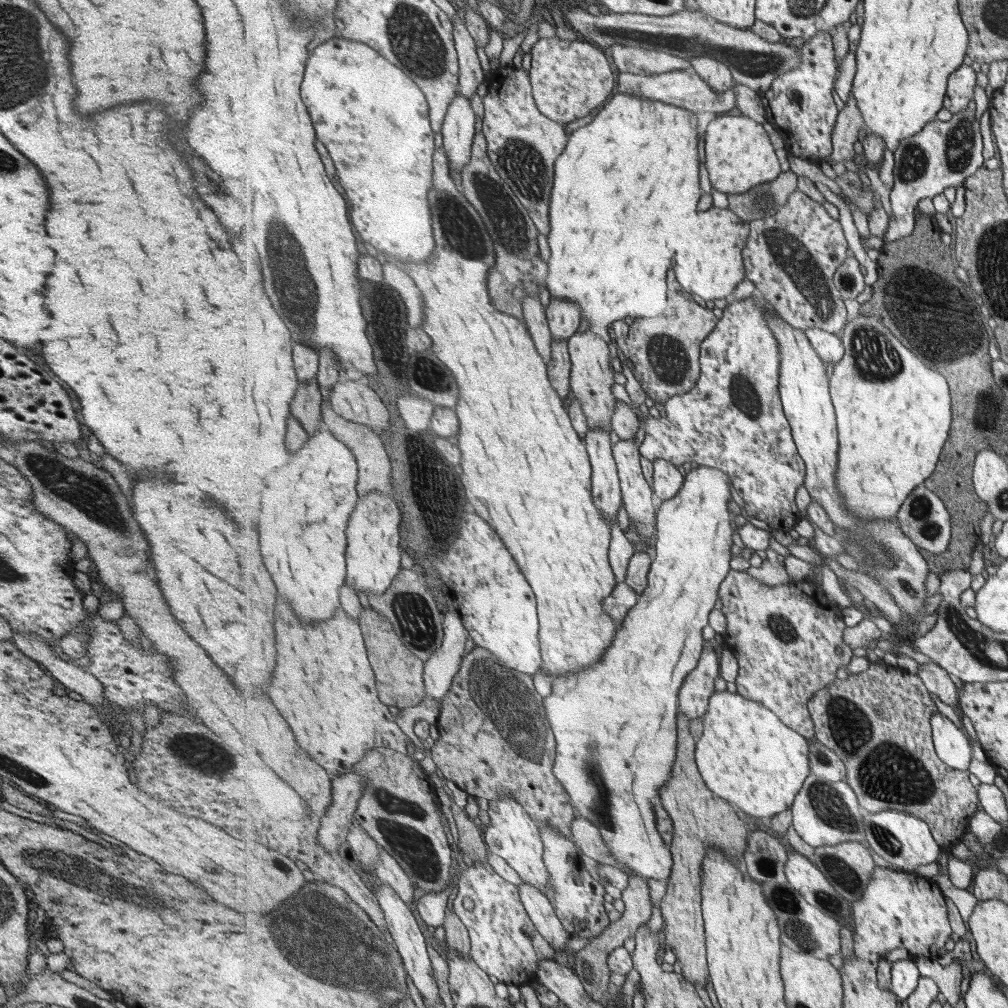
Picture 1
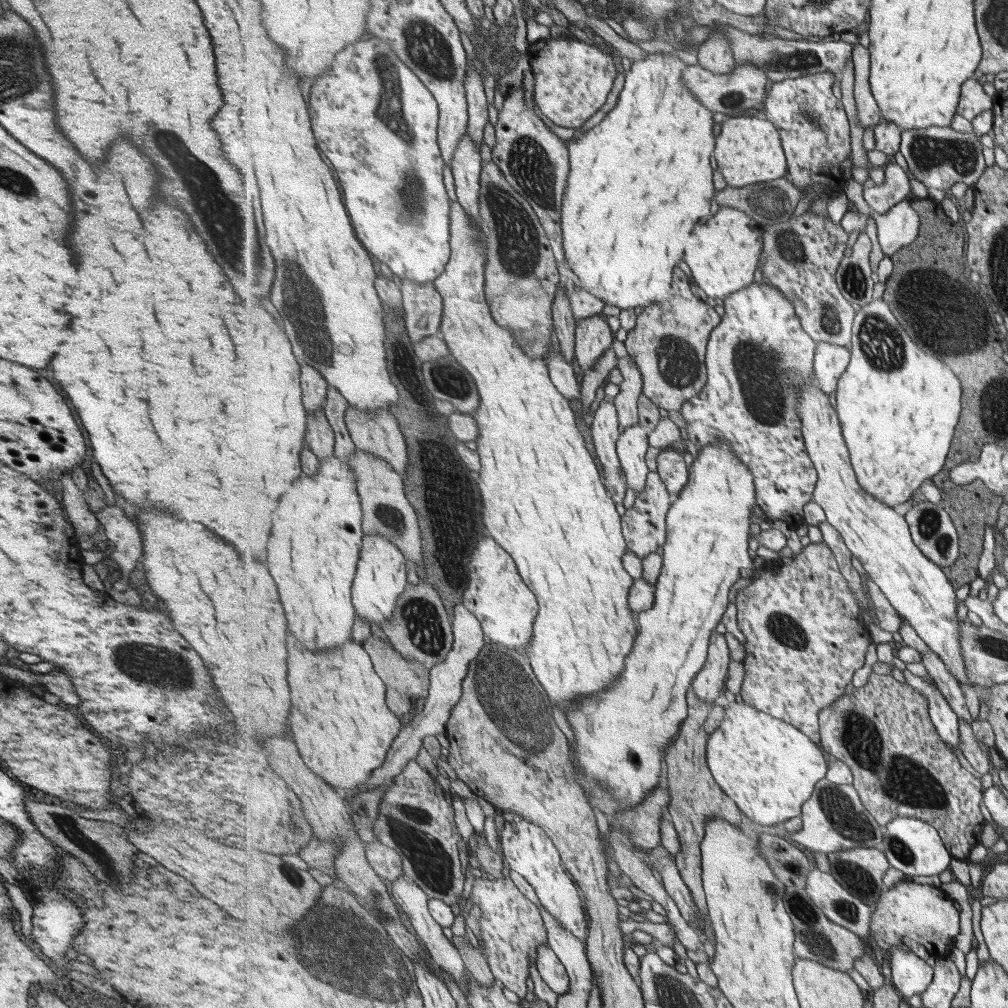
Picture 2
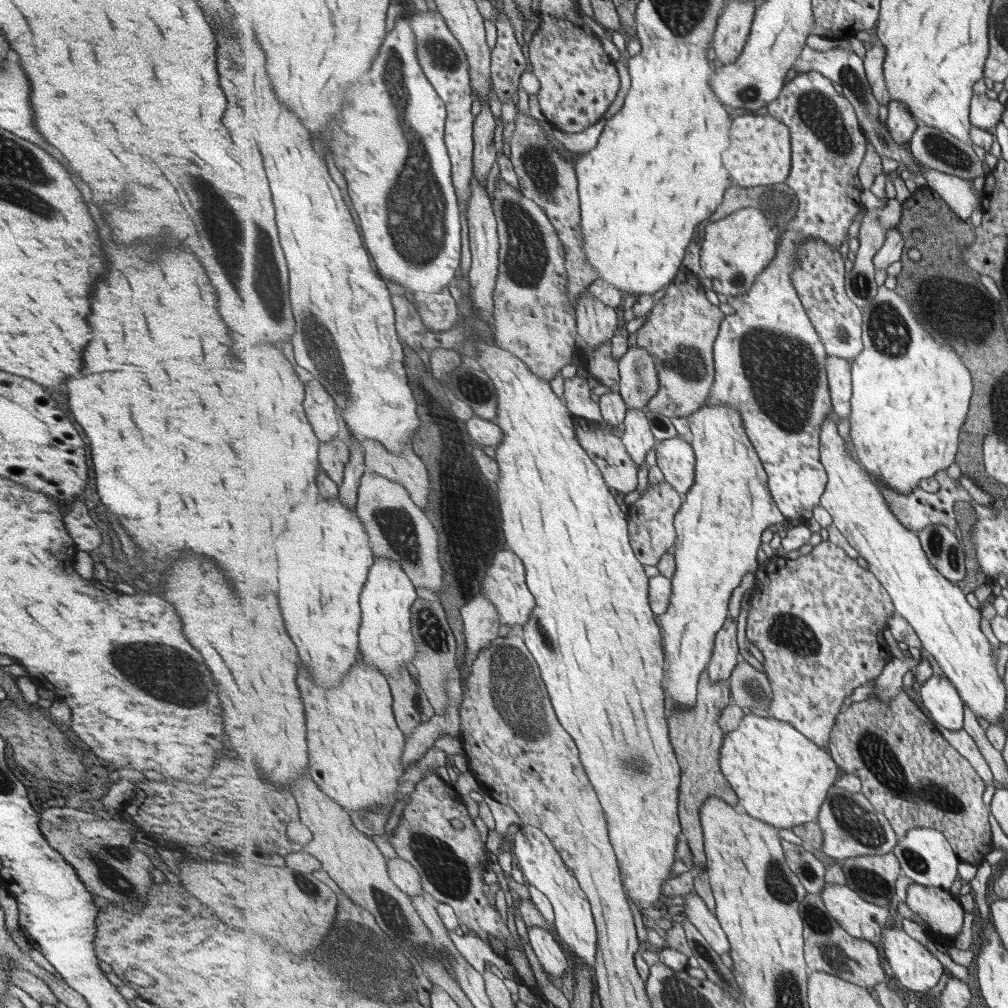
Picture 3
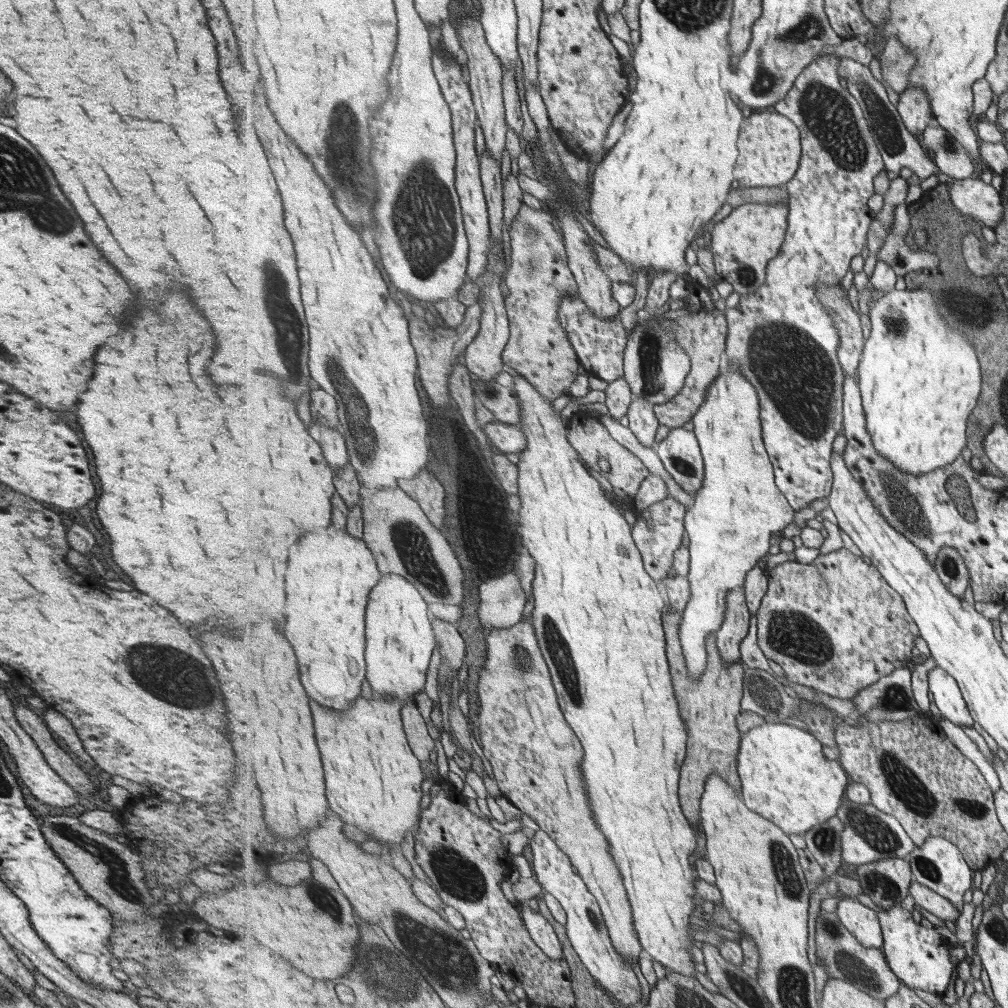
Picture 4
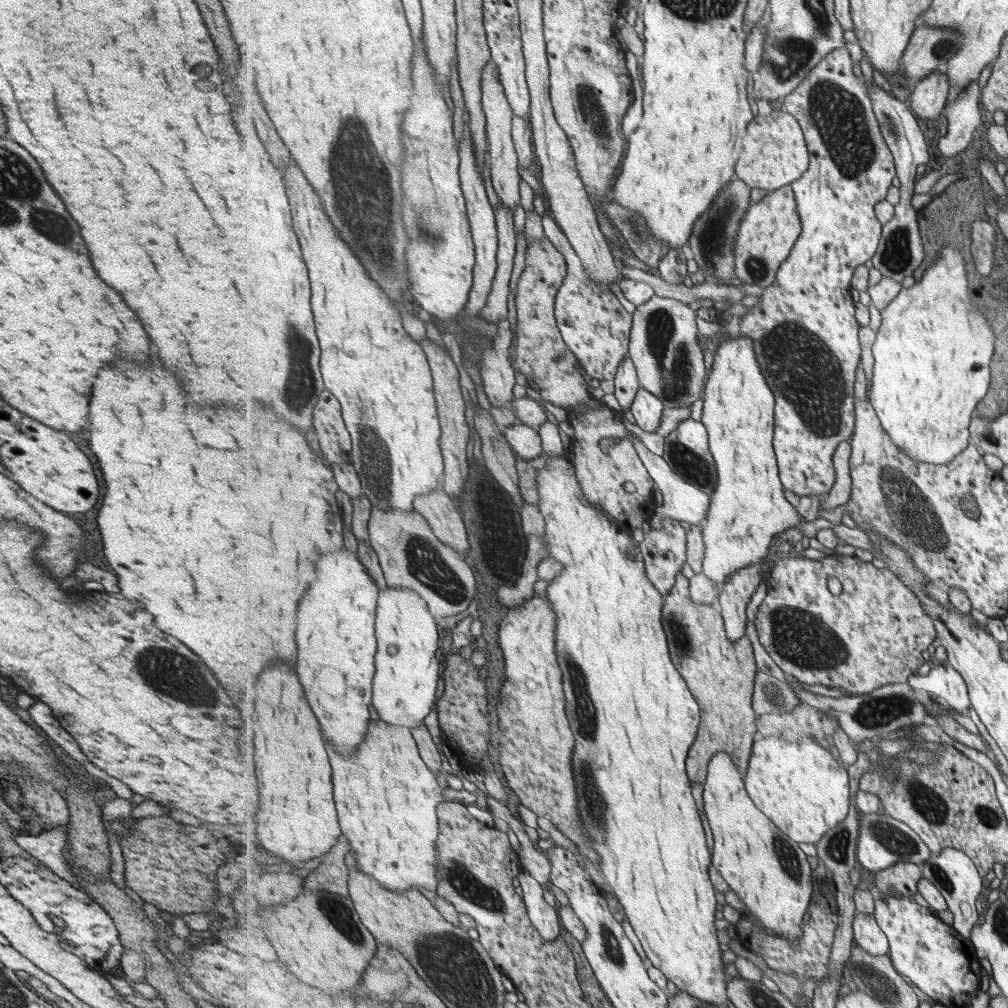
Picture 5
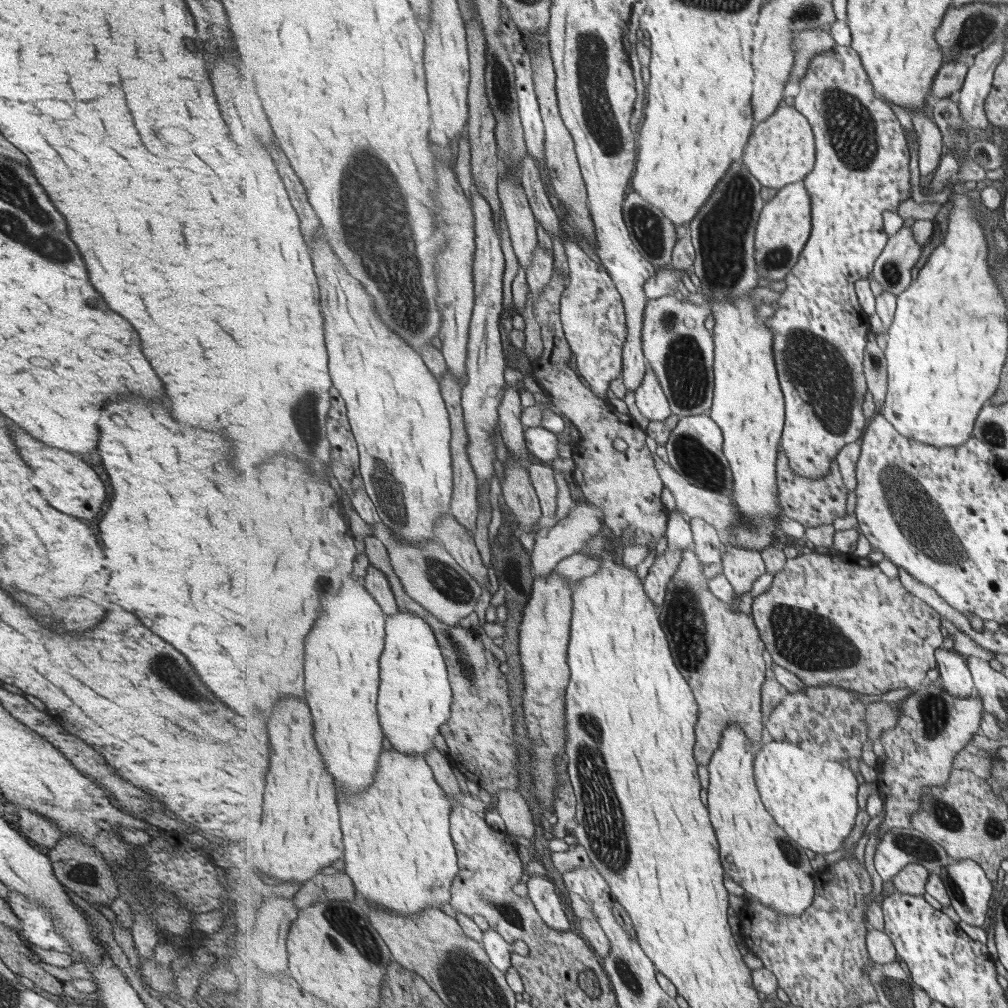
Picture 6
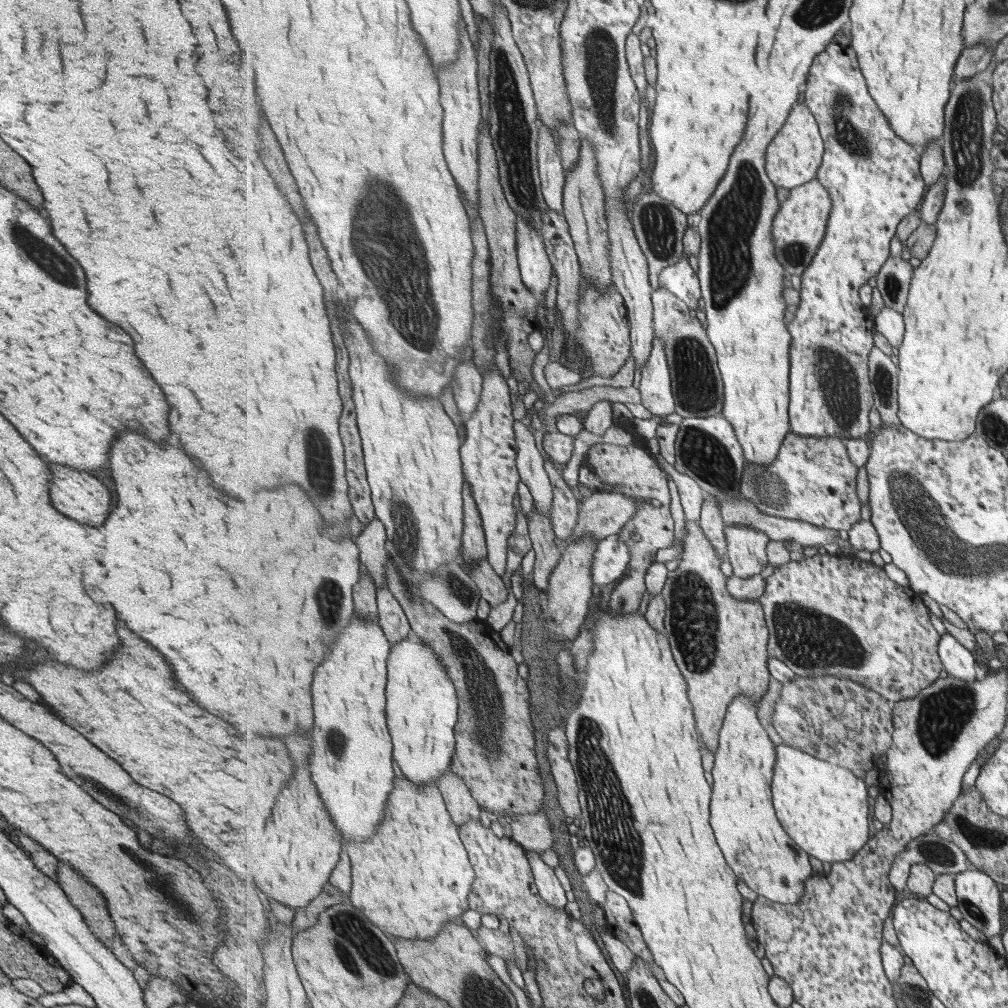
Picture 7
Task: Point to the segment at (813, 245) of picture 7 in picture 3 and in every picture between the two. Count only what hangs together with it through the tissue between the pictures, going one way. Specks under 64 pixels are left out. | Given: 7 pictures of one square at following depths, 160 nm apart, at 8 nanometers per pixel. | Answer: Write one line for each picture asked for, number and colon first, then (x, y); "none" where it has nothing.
3: (736, 249)
4: (744, 243)
5: (770, 229)
6: (785, 227)

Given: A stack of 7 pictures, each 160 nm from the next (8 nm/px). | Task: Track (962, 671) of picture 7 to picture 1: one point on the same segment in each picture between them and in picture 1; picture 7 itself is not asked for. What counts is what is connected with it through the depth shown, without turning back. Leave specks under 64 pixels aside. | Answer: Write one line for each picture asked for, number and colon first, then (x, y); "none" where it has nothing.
1: (952, 744)
2: (947, 721)
3: (940, 696)
4: (946, 693)
5: (943, 680)
6: (955, 675)

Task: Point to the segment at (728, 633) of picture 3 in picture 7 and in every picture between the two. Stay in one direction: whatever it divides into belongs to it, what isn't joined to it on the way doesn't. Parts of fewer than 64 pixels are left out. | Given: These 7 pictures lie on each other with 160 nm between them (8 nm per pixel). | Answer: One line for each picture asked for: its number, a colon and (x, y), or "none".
4: (734, 629)
5: (735, 594)
6: (742, 566)
7: (747, 546)

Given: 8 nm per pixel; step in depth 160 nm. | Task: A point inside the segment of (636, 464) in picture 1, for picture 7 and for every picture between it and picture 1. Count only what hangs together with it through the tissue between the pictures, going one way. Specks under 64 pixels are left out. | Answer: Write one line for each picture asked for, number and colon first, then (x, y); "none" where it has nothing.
2: (633, 446)
3: (638, 437)
4: (644, 423)
5: (648, 410)
6: (651, 401)
7: (657, 396)

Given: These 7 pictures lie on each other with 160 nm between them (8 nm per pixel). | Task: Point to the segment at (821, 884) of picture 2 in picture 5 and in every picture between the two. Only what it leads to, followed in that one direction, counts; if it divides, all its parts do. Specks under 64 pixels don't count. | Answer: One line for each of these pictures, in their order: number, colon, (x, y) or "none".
3: (860, 918)
4: (864, 923)
5: (871, 937)

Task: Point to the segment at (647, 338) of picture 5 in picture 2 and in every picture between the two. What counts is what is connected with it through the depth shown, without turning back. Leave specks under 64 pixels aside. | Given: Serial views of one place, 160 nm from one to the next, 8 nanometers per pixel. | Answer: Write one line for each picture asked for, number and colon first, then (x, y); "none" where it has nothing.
2: (627, 402)
3: (639, 383)
4: (656, 366)

